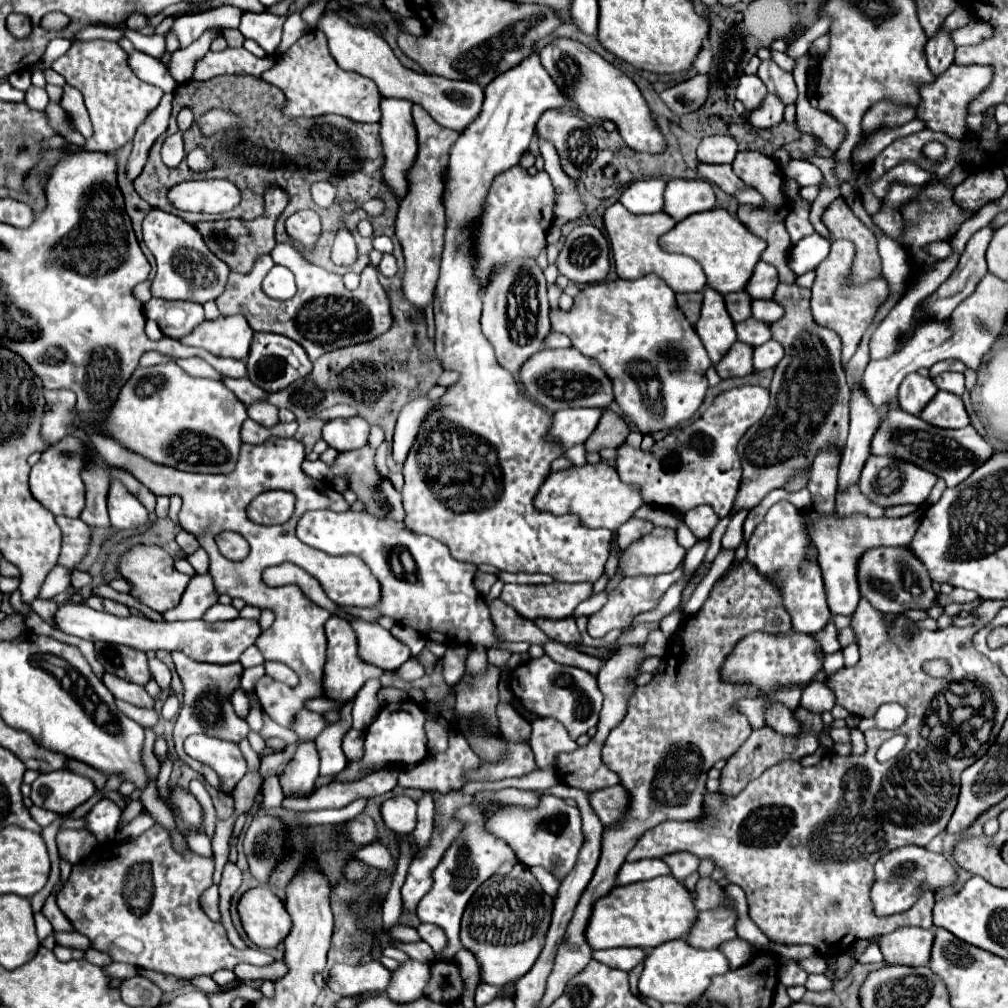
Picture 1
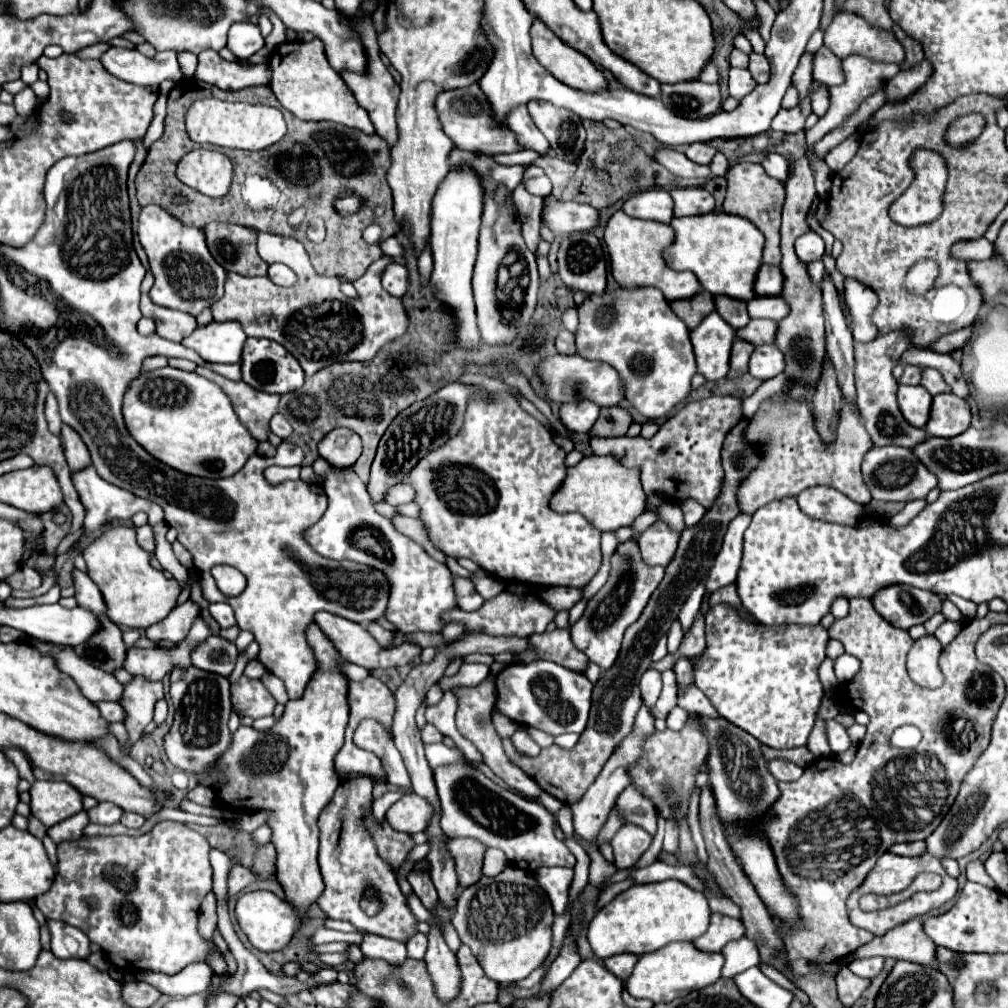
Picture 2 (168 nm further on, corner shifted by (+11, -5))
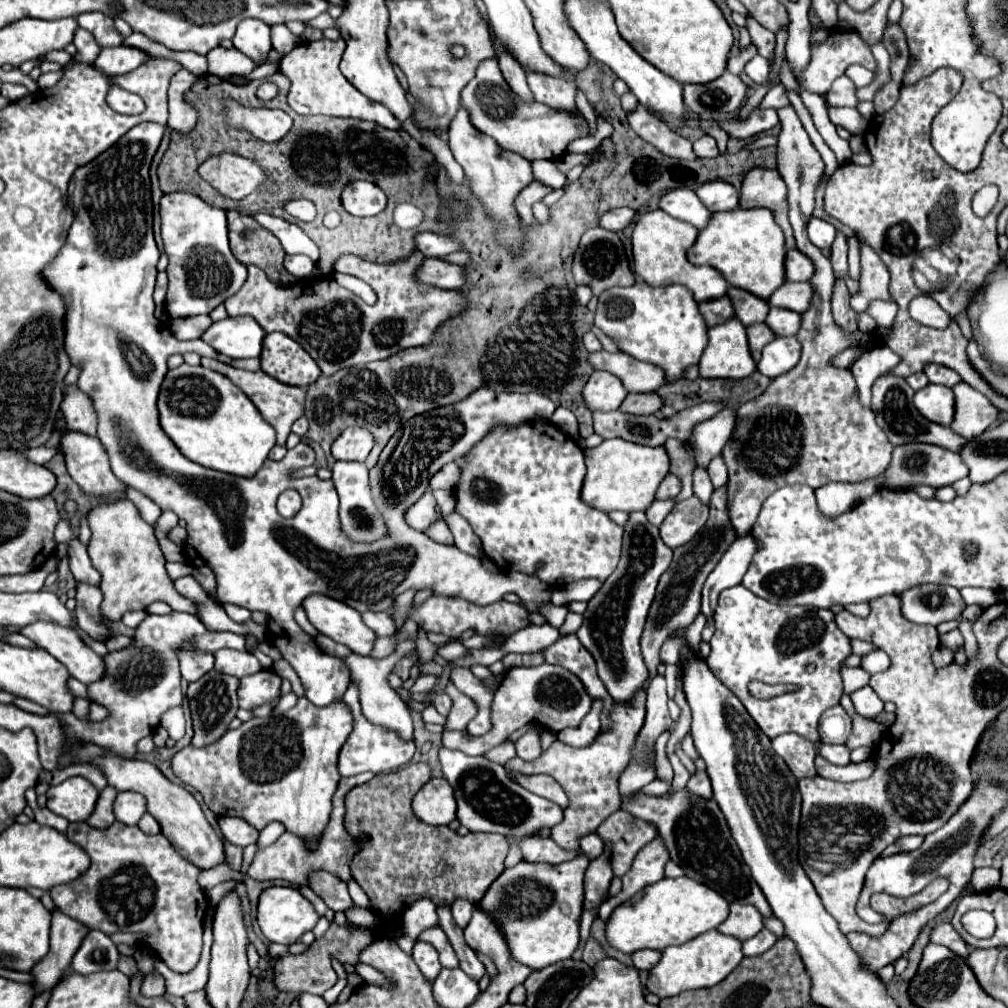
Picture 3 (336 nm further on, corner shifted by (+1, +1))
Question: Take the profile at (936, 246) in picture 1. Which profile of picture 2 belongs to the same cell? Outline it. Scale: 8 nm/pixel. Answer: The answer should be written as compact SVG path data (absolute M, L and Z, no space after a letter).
M982 237L973 241L961 241L953 245L951 255L958 260L982 261L990 258L994 252L991 242Z

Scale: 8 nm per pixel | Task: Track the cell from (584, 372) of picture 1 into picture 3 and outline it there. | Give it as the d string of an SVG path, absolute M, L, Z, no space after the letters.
M591 352L587 362L593 370L605 370L617 376L627 392L655 392L659 386L663 386L663 372L659 372L659 368L639 362L623 352Z

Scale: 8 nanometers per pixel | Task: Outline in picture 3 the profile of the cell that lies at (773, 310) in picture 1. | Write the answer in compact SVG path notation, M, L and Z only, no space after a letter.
M785 282L781 288L777 288L767 304L771 308L787 308L793 312L805 312L811 302L811 284L809 282Z

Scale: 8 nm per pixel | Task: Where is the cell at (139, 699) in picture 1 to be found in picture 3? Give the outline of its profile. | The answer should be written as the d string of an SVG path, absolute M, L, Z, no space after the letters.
M31 624L23 628L21 634L53 654L69 674L83 684L99 682L107 674L105 660L95 654L73 628L59 628L59 624Z

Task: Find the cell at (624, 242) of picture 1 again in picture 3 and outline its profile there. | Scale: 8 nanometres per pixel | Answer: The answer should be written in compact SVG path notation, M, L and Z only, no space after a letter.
M649 210L649 212L639 214L633 234L631 234L635 274L643 278L649 286L683 284L693 292L693 298L697 302L725 296L729 284L723 280L723 276L711 266L693 266L685 256L685 250L695 242L697 232L699 230L695 226L675 220L663 210Z

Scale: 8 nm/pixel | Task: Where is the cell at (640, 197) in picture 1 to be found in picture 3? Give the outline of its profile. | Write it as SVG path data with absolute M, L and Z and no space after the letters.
M675 188L675 190L669 190L667 194L661 196L659 200L659 208L663 212L667 212L669 216L677 218L677 220L683 220L683 222L689 222L693 224L695 228L703 228L707 226L707 220L709 220L709 212L707 208L697 200L695 192L689 190L689 188Z

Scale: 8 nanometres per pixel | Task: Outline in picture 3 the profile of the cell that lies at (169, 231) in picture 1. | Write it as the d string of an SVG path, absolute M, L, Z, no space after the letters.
M173 192L161 198L161 238L169 256L169 292L165 310L171 318L209 314L235 294L247 280L247 268L235 260L227 240L225 210L205 204L189 192Z

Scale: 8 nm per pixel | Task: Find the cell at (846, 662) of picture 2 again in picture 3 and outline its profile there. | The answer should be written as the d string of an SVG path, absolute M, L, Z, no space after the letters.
M875 650L875 652L869 652L863 656L861 660L861 668L865 668L869 674L875 674L875 672L881 672L889 666L889 656L883 652L883 650Z

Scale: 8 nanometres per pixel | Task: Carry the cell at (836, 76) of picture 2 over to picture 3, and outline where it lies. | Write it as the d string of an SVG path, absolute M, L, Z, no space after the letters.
M857 64L849 66L845 74L847 74L847 76L849 76L853 82L855 82L855 86L857 86L857 88L867 86L867 84L873 80L873 76L875 76L871 70L865 70L863 66L857 66Z

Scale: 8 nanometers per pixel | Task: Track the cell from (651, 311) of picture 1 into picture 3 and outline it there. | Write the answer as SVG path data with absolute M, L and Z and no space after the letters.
M637 280L627 288L609 288L599 296L595 326L601 328L621 352L649 362L665 372L667 384L683 378L689 366L695 366L707 346L707 326L697 310L691 292L681 284L653 288Z

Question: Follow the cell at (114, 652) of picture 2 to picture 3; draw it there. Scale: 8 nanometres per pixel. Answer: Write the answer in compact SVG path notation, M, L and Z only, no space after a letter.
M77 584L75 598L77 598L77 608L75 608L77 626L87 636L99 642L107 642L111 636L115 636L115 632L111 630L111 620L107 620L101 612L103 594L99 588L89 584Z

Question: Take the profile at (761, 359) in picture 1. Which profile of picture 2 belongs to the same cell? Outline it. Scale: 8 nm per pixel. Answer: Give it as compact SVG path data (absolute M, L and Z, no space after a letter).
M775 344L757 346L749 360L749 374L759 380L769 380L785 370L785 358Z

